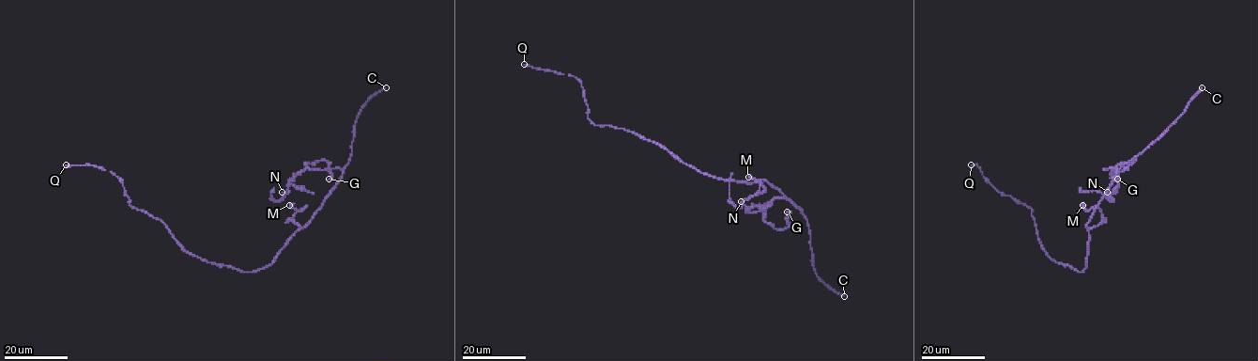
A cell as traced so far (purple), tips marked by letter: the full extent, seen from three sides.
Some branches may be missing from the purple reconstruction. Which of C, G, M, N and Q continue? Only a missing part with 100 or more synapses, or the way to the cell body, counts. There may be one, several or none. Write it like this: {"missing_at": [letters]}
{"missing_at": ["C"]}

